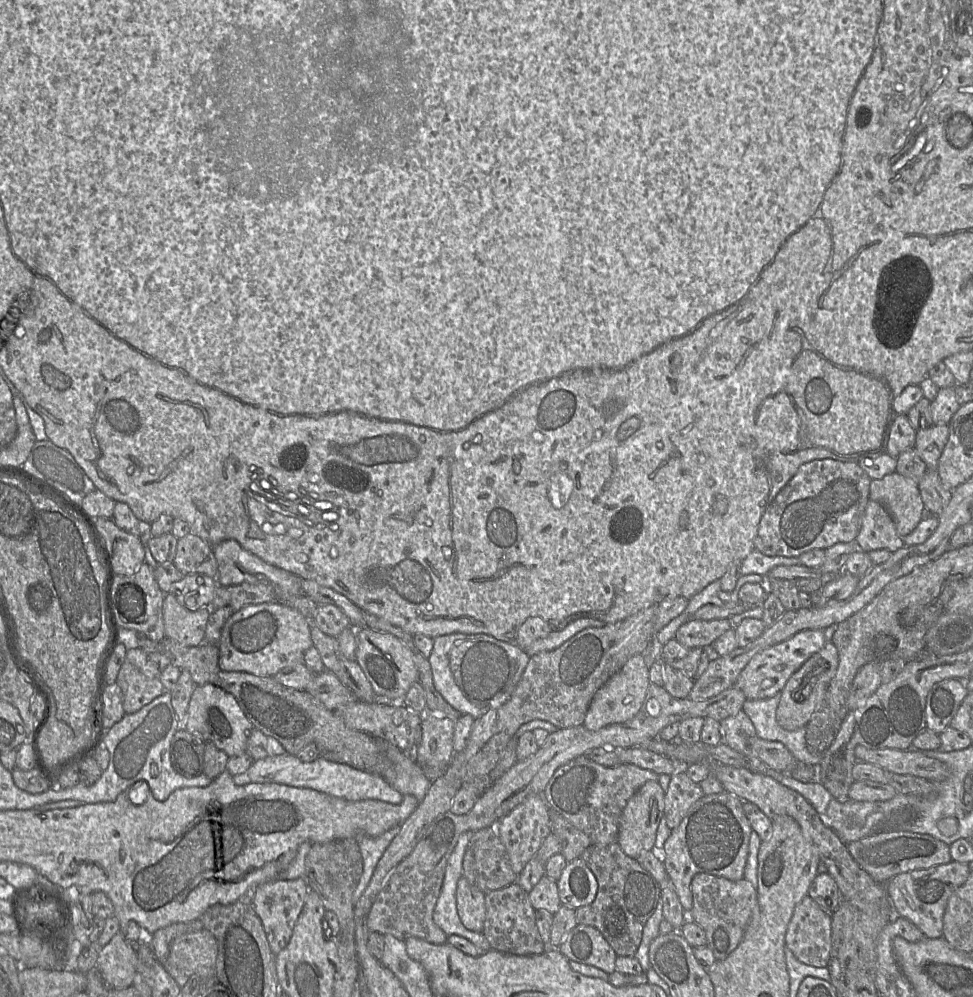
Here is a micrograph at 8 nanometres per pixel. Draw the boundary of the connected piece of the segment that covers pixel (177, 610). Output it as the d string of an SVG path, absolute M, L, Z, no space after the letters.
M165 593L162 605L165 636L185 646L202 644L210 611L209 607L188 610L173 594Z

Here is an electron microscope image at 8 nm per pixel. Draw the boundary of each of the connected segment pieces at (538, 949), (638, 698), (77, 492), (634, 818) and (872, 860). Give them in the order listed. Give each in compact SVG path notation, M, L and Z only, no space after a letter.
M517 882L485 894L486 916L483 934L488 940L491 950L514 955L537 955L545 952L548 946L543 943L536 925L535 909L529 892Z
M642 654L631 657L596 692L586 714L583 726L589 730L597 731L611 724L624 723L631 720L641 710L650 684L649 667L646 663L646 657Z
M49 439L36 440L22 466L32 477L81 507L83 498L96 489L71 453Z
M648 781L629 799L620 817L618 837L619 845L628 856L635 859L642 851L654 849L657 829L664 816L664 797L658 781Z
M909 831L882 832L846 844L848 852L871 878L885 884L898 874L928 869L952 861L950 845L928 834Z

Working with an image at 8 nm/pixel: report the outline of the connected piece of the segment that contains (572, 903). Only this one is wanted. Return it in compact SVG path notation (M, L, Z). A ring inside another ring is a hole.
M581 857L567 864L557 882L561 904L575 910L590 905L597 895L597 878Z

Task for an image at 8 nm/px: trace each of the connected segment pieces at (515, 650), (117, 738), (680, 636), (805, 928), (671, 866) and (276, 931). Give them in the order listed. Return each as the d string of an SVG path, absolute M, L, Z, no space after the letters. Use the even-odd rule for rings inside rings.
M452 633L433 638L433 641L433 649L430 656L428 657L428 662L431 667L435 689L440 693L440 695L448 704L450 704L460 713L460 715L471 715L475 719L482 717L484 714L492 709L500 707L510 699L518 683L520 682L523 672L530 659L530 656L528 656L520 647L518 647L515 642L498 640L486 634L469 635L463 633Z
M165 691L149 704L133 714L125 714L114 724L104 738L104 744L109 752L109 764L102 772L100 778L92 785L85 786L81 783L60 789L54 786L40 794L26 795L35 798L49 798L81 801L86 804L112 802L117 796L131 787L137 781L145 781L153 797L157 801L165 801L170 794L185 787L206 787L212 780L202 773L194 778L185 778L177 773L170 762L171 740L181 727L171 703L170 692Z
M690 618L678 628L675 639L690 650L706 647L732 628L733 624L731 618L708 621Z
M806 895L794 908L785 936L786 948L806 965L827 967L831 923L831 914Z
M725 791L703 796L692 805L666 840L662 851L663 863L685 912L689 913L693 905L691 881L696 874L708 873L732 881L744 878L753 829L743 804L741 799Z
M303 877L293 880L276 878L261 883L254 890L254 899L251 906L262 921L270 948L275 956L288 945L305 904L308 891L308 883Z

